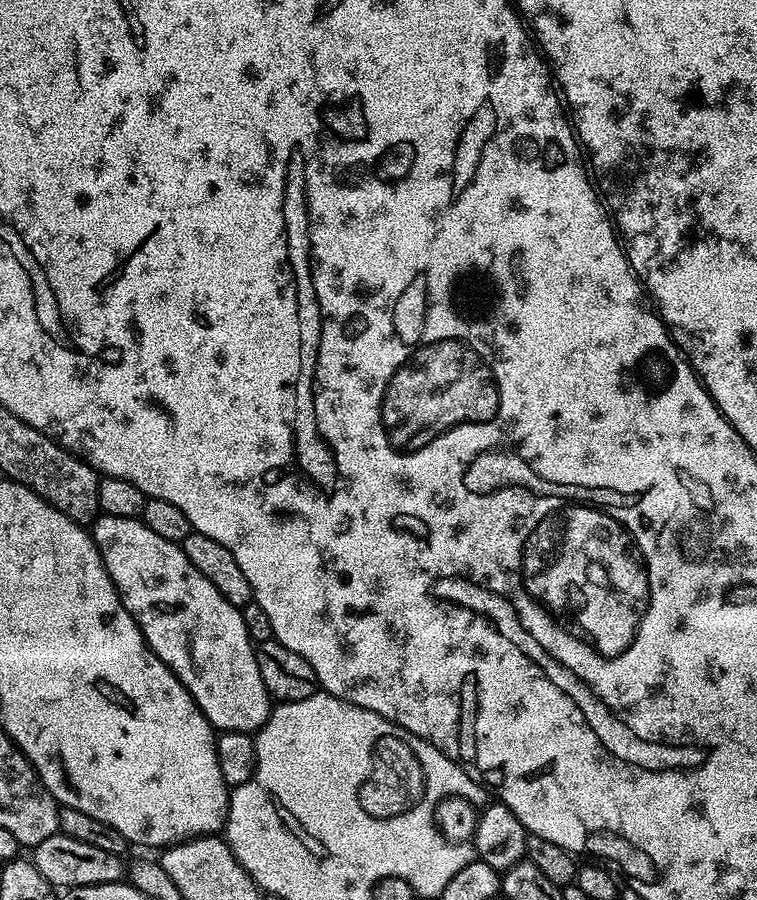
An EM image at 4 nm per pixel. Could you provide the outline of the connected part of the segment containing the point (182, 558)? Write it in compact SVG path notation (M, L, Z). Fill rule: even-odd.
M100 514L97 515L94 523L91 525L90 535L96 543L96 549L100 551L100 557L110 574L110 578L114 582L116 593L120 595L120 600L126 606L129 614L136 619L136 624L142 630L144 640L152 647L154 654L158 654L160 661L180 679L182 686L186 686L186 690L194 698L194 702L200 707L202 714L212 723L213 729L225 732L246 732L249 734L259 732L260 727L268 721L274 704L269 697L266 686L262 682L262 674L258 674L254 642L248 636L246 622L242 618L240 609L235 608L230 602L226 602L226 598L222 598L222 594L218 594L218 589L214 587L214 582L210 582L210 578L206 578L206 574L200 573L194 566L194 562L190 562L190 558L186 558L184 549L180 544L175 544L166 538L162 538L159 534L154 534L154 530L150 530L150 526L146 526L143 519L131 520L130 518L118 518L117 516Z

